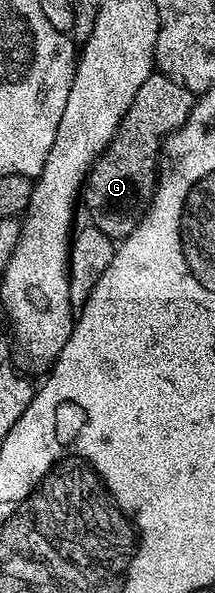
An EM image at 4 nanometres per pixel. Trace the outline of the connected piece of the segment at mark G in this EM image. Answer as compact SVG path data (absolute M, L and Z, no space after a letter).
M155 71L148 79L144 79L144 84L140 87L136 99L132 99L132 107L128 107L114 140L106 151L99 155L98 160L90 169L89 177L84 182L84 205L86 201L87 207L90 208L89 220L100 231L104 231L104 235L124 239L132 235L132 231L136 231L136 227L142 221L142 216L150 207L150 201L154 197L154 188L158 185L162 146L166 138L186 122L186 114L192 111L195 100L195 94L184 92L181 85L177 85L171 77L167 77L161 71Z

